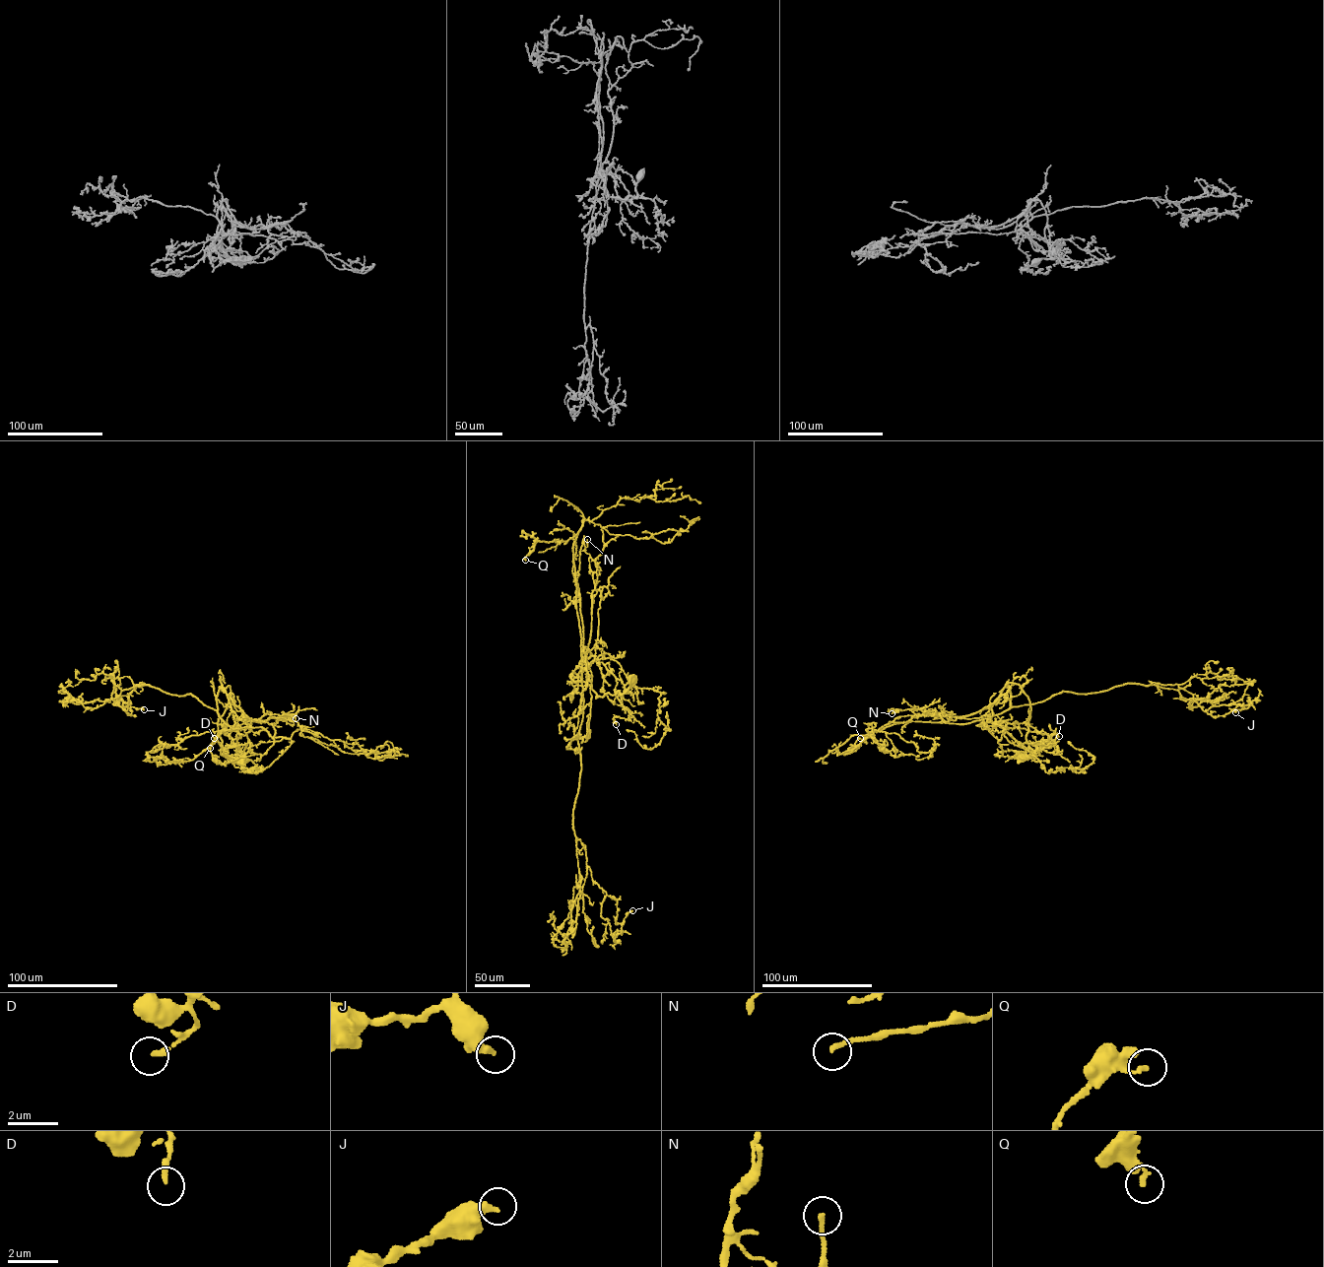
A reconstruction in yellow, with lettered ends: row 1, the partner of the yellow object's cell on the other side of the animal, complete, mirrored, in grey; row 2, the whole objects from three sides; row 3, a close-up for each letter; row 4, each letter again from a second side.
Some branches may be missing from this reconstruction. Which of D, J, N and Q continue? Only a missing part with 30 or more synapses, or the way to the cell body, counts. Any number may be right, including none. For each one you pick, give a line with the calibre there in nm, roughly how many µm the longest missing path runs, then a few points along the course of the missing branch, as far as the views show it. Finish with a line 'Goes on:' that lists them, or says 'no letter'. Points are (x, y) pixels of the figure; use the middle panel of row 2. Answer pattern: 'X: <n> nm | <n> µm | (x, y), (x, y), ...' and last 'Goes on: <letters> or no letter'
Goes on: no letter

